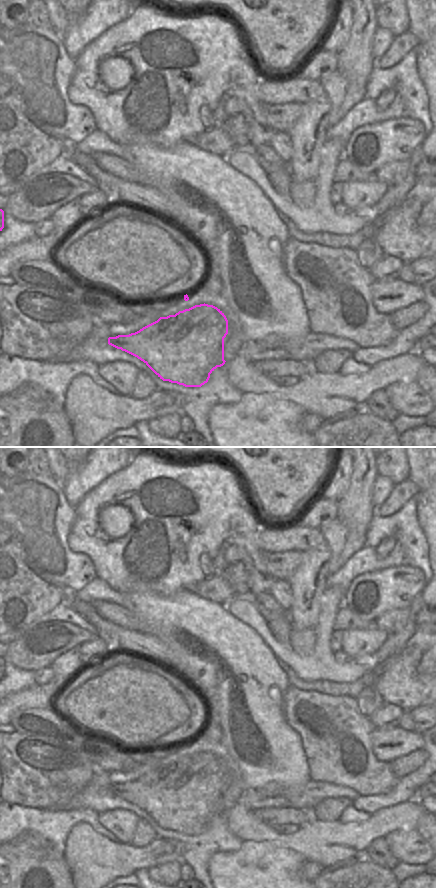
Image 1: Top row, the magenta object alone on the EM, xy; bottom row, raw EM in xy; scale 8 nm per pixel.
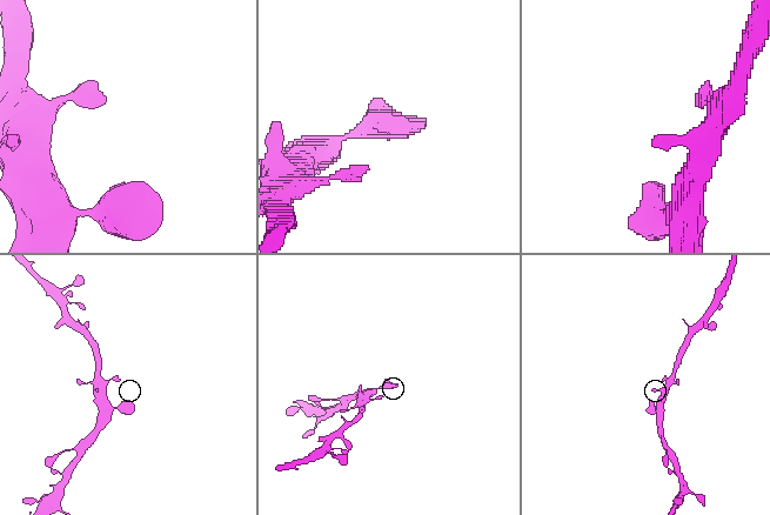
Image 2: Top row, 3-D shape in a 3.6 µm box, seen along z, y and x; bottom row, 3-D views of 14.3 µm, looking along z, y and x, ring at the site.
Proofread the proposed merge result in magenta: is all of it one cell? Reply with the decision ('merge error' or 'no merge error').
no merge error

